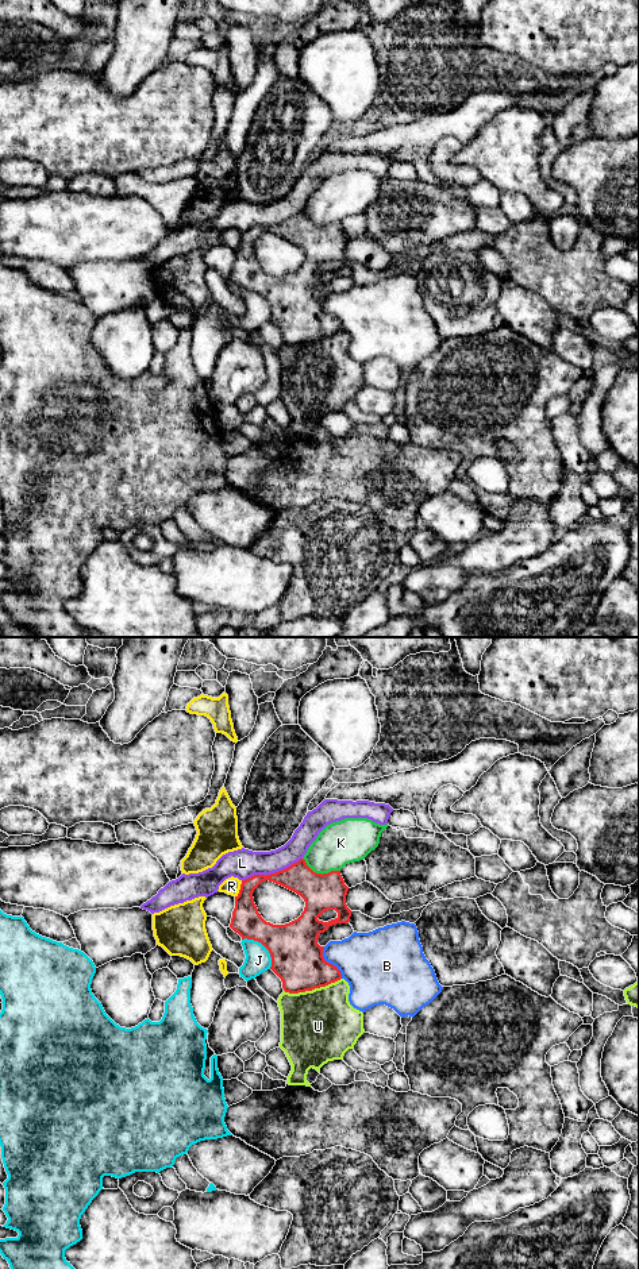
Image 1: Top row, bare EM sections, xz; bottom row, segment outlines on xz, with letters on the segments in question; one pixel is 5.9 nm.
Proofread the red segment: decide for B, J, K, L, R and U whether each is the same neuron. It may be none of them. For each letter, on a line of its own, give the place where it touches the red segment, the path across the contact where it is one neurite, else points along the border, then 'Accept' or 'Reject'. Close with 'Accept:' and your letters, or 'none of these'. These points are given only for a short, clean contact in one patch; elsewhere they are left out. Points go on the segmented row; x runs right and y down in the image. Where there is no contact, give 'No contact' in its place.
B: Touches red at xz (328, 963). Reject
J: Touches red at xz (264, 945). Reject
K: Touches red at xz (320, 874). Reject
L: Touches red at xz (272, 874). Reject
R: Touches red at xz (241, 888). Reject
U: Touches red at xz (312, 988). Reject
Accept: none of these

